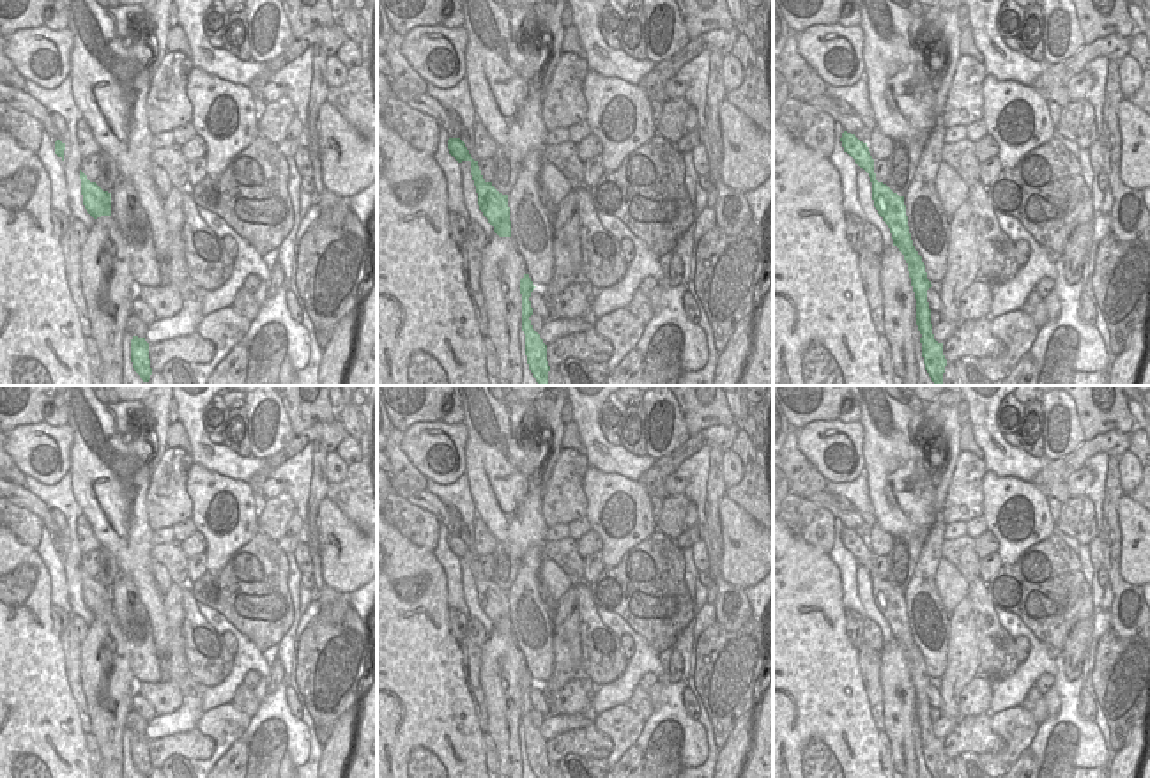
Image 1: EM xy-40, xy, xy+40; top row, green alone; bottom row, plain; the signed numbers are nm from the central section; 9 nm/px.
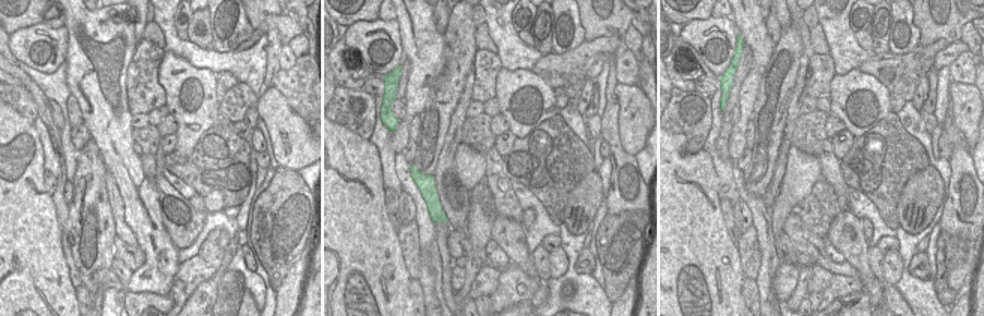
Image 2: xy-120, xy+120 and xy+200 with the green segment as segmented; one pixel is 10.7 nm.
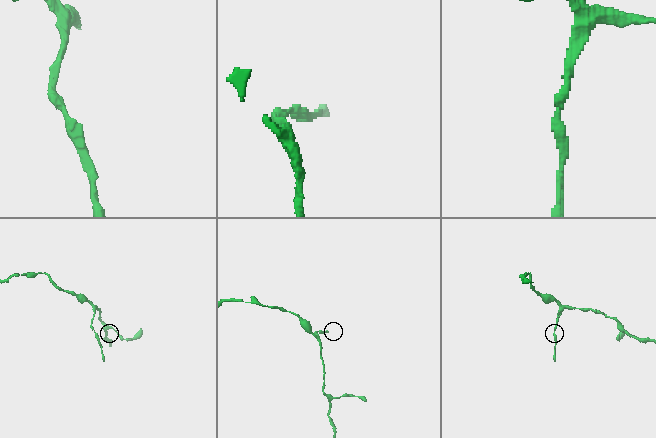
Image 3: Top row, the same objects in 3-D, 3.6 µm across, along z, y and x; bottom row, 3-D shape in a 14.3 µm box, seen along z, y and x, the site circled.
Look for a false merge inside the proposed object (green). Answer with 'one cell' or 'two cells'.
one cell

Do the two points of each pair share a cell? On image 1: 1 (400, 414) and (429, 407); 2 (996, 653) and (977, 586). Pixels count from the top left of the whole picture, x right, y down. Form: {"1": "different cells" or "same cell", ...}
{"1": "same cell", "2": "same cell"}

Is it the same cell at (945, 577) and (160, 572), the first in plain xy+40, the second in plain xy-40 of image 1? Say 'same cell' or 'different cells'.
same cell

